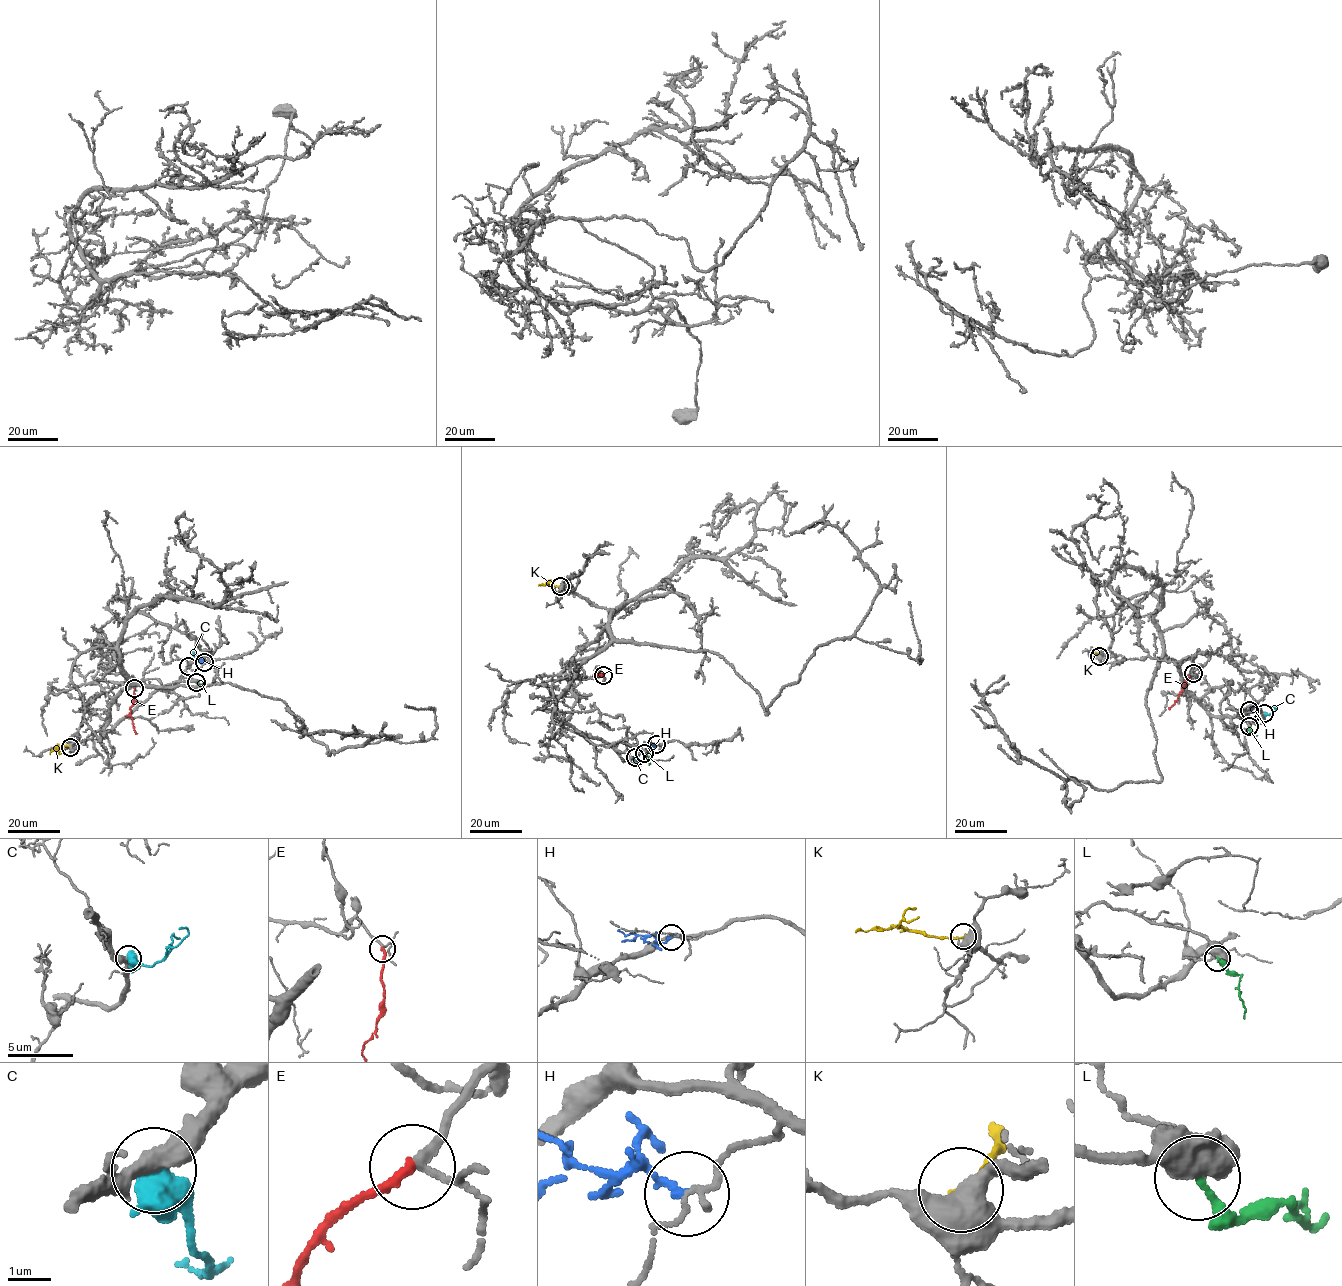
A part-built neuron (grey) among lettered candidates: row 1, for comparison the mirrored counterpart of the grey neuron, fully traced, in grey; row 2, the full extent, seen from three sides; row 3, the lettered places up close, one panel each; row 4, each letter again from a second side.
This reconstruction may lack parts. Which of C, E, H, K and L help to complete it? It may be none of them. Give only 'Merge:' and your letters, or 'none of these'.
Merge: E

